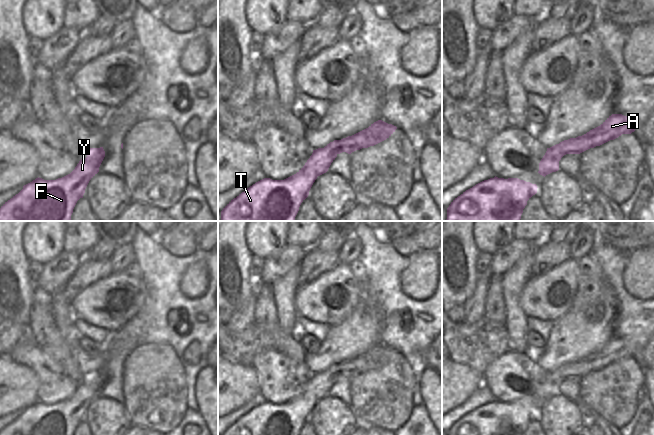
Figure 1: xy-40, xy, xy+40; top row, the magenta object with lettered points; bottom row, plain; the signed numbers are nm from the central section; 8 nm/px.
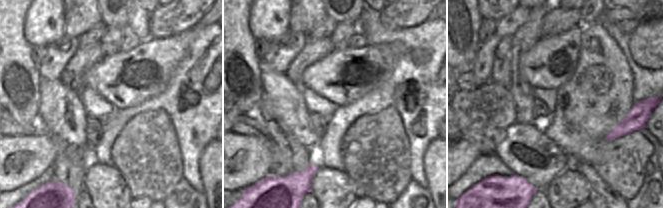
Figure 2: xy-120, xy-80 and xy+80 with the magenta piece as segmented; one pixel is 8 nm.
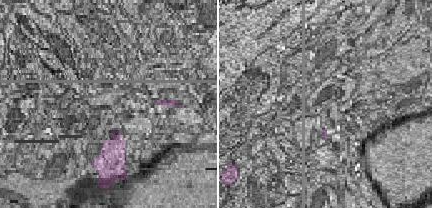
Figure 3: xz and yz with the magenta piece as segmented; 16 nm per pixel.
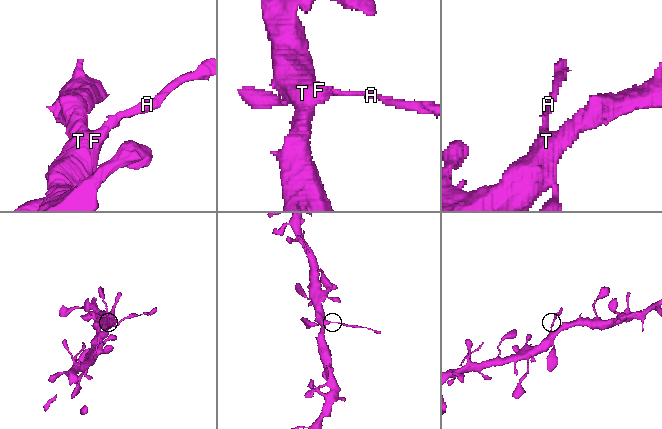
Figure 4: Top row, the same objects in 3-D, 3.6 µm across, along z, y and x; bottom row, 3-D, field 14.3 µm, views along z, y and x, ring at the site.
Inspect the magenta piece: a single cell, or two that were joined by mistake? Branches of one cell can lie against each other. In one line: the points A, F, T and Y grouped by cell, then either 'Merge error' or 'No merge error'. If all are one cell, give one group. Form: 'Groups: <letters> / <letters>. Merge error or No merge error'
Groups: A / F T Y. Merge error.

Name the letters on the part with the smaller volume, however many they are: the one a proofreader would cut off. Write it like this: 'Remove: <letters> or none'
Remove: A

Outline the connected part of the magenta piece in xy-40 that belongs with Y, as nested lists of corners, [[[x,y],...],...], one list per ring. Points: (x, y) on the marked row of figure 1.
[[[103,147],[83,150],[87,157],[80,160],[75,169],[68,175],[56,180],[36,178],[23,186],[23,189],[5,202],[0,208],[0,221],[71,221],[73,209],[80,198],[83,198],[89,181],[99,172],[99,167],[105,157]]]

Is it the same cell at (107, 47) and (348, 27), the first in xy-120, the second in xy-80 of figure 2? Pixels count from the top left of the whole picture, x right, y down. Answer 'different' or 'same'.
same

